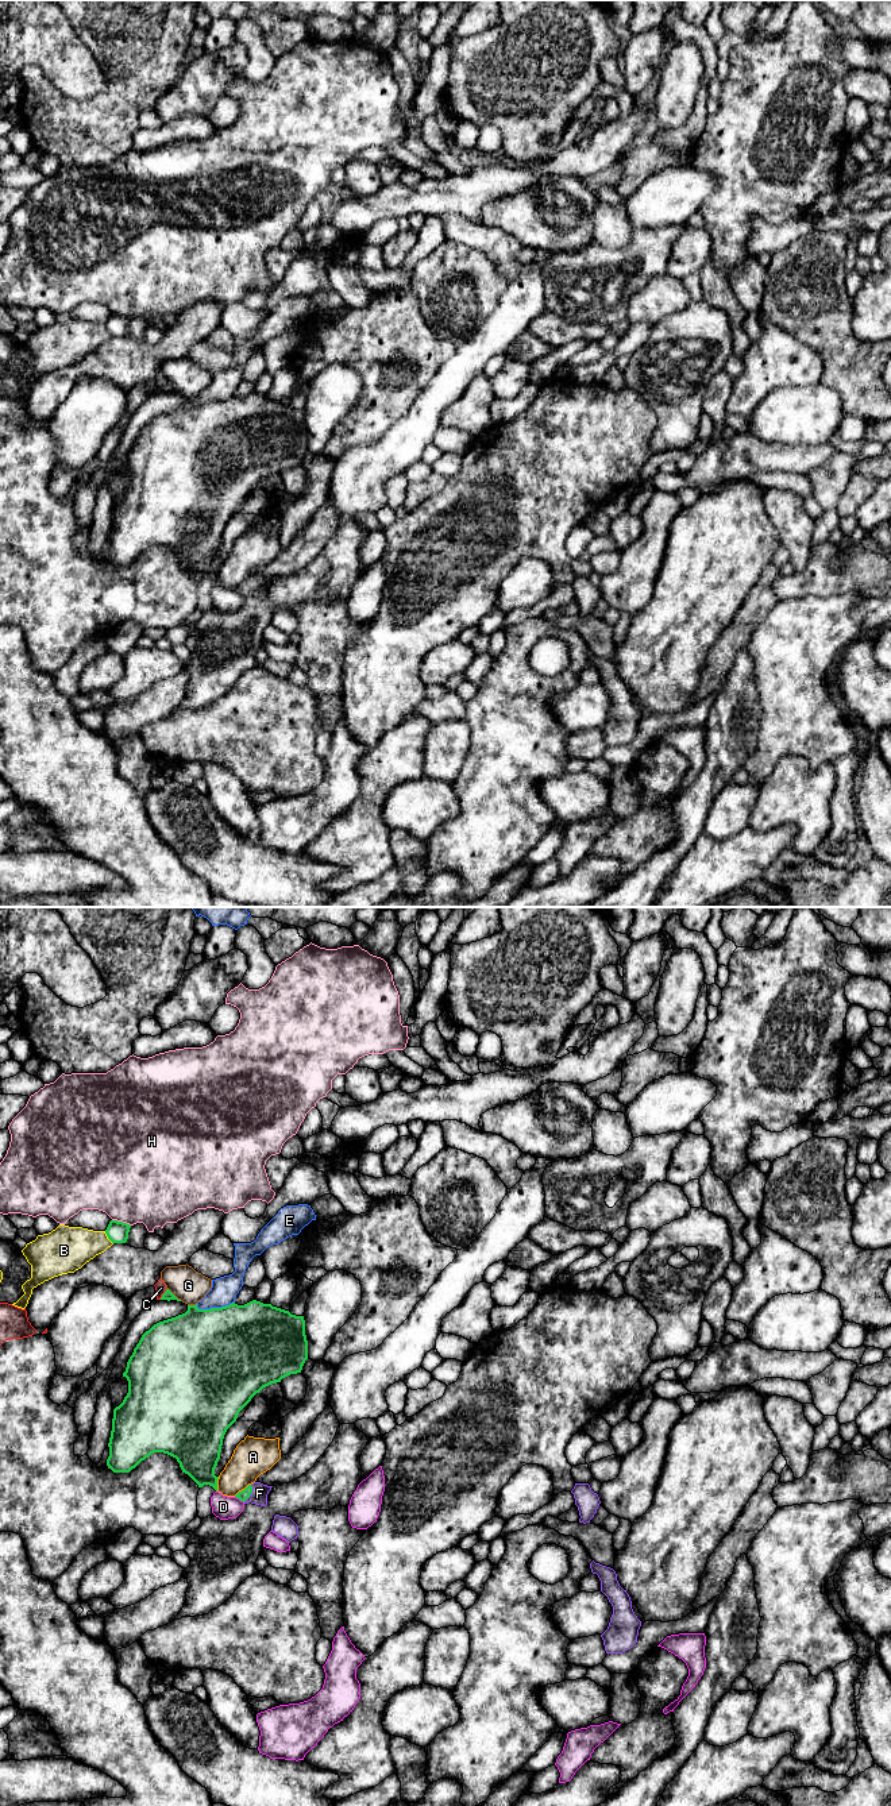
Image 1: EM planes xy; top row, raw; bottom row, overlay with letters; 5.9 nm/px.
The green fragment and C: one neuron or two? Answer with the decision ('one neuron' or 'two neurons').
two neurons

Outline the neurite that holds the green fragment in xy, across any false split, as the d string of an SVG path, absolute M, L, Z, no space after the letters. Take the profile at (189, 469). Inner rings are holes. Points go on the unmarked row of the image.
M256 393L211 402L198 402L197 397L188 398L185 406L159 414L146 424L127 455L123 470L128 474L128 486L113 502L108 562L113 566L130 566L151 547L163 545L176 551L182 566L198 580L209 578L217 584L219 570L215 568L215 562L227 522L256 486L290 467L301 466L306 452L304 409Z

